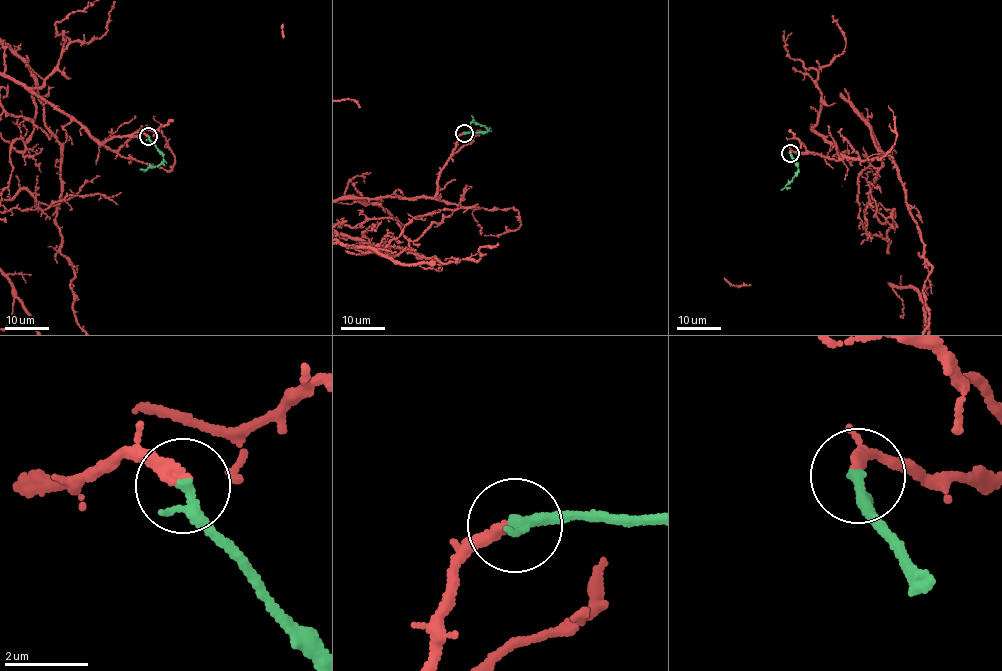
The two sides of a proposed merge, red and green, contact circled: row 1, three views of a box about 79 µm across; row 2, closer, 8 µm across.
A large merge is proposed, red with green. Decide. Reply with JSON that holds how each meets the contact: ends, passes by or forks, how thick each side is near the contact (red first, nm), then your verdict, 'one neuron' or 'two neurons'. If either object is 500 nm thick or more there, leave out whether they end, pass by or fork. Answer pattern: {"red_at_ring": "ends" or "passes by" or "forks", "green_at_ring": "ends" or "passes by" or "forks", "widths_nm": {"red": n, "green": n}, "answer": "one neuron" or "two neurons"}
{"red_at_ring": "ends", "green_at_ring": "ends", "widths_nm": {"red": 300, "green": 300}, "answer": "one neuron"}

